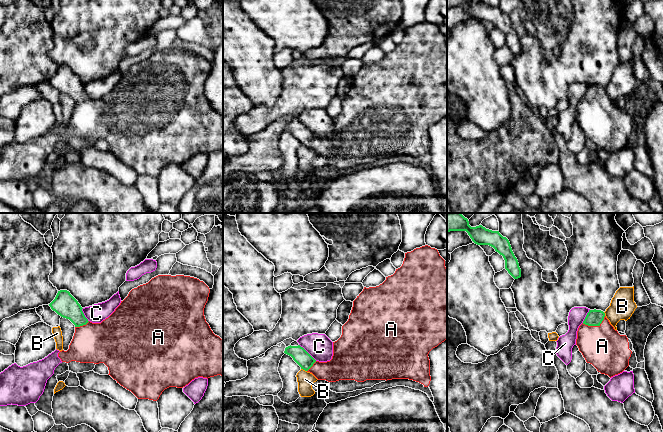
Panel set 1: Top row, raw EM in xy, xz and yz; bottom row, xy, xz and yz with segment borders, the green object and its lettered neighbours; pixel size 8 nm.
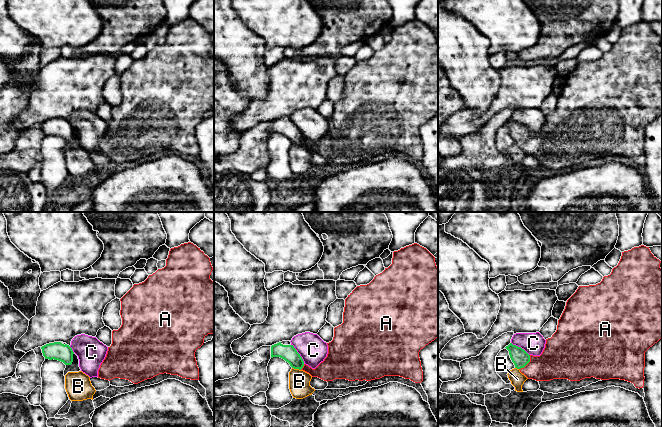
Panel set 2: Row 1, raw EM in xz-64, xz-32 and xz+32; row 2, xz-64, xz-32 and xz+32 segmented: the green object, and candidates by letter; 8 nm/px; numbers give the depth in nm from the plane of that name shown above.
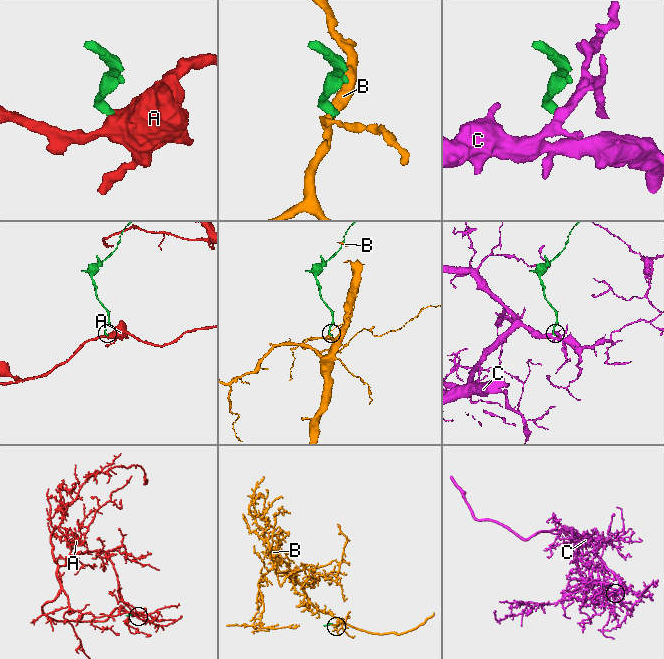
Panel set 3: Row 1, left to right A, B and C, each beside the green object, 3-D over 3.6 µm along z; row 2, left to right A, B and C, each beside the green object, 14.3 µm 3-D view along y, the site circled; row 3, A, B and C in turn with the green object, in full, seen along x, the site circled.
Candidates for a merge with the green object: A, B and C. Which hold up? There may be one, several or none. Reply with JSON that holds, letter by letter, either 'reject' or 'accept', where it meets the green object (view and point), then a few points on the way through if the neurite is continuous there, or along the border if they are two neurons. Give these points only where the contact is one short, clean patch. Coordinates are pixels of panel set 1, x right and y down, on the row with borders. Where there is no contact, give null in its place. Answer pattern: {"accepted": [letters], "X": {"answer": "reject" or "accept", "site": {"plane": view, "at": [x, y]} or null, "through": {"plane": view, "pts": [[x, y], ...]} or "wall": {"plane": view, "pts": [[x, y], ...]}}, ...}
{"accepted": ["A"], "A": {"answer": "accept", "site": {"plane": "yz", "at": [594, 325]}, "through": {"plane": "yz", "pts": [[594, 317], [594, 325], [596, 338], [602, 346]]}}, "B": {"answer": "reject", "site": {"plane": "xz", "at": [304, 369]}, "wall": {"plane": "xz", "pts": [[301, 368], [306, 371]]}}, "C": {"answer": "reject", "site": {"plane": "xz", "at": [307, 352]}, "wall": {"plane": "xz", "pts": [[299, 344], [316, 360]]}}}

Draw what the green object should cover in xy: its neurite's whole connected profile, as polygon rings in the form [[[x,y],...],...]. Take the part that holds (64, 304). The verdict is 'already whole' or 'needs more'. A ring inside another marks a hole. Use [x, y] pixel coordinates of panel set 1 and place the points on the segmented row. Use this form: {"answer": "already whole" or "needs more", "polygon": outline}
{"answer": "needs more", "polygon": [[[158,275],[152,278],[148,283],[132,289],[128,296],[121,301],[115,311],[101,323],[92,323],[84,315],[81,305],[67,290],[58,291],[55,299],[49,304],[51,309],[63,318],[69,319],[75,325],[75,333],[67,351],[60,351],[58,357],[62,362],[69,363],[76,361],[80,363],[104,363],[109,370],[109,374],[121,386],[131,391],[138,399],[149,399],[157,401],[162,392],[169,387],[183,388],[192,380],[198,377],[210,378],[217,375],[223,376],[223,339],[215,335],[204,316],[204,308],[208,301],[210,289],[197,278],[184,275]]]}

